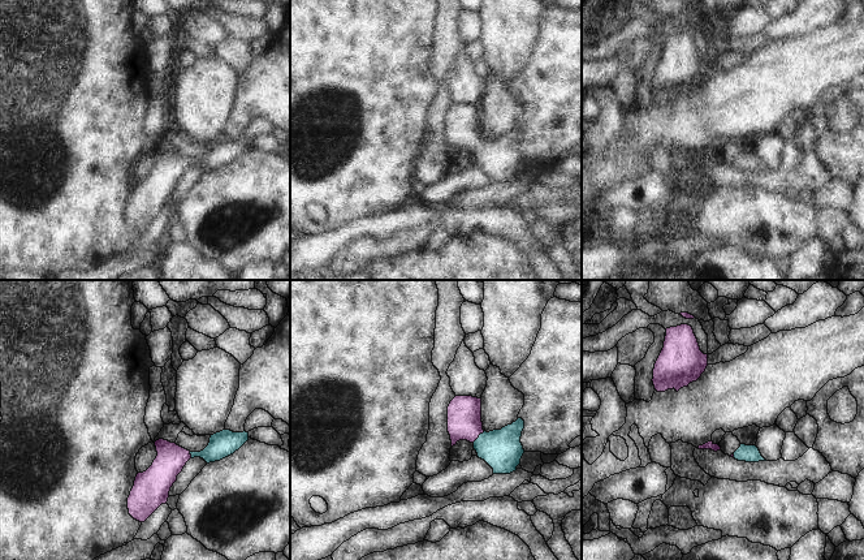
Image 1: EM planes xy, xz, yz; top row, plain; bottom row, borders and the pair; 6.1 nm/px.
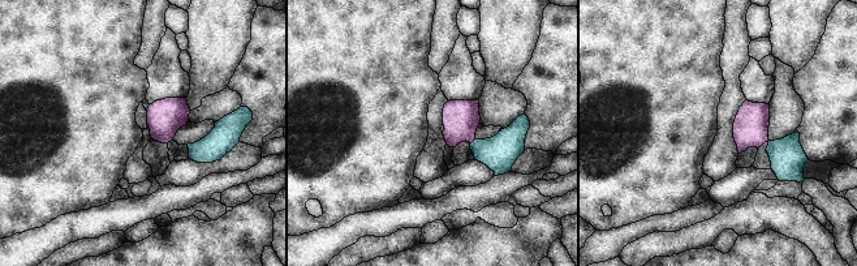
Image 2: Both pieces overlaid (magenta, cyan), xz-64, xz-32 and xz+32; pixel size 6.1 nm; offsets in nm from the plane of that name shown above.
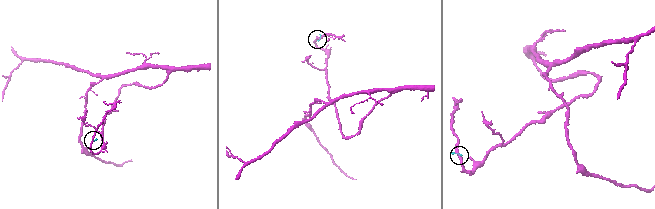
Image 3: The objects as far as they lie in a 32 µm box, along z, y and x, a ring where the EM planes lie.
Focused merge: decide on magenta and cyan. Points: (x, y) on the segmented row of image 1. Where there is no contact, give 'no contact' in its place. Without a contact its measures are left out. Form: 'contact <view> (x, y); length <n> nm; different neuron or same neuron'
contact xz (478, 436); length 100 nm; same neuron

